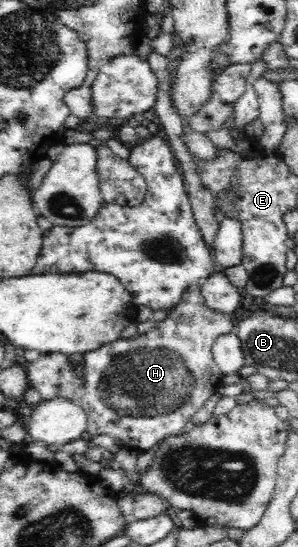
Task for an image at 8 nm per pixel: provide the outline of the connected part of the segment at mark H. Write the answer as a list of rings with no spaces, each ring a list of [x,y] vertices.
[[[193,284],[182,294],[182,301],[175,304],[170,311],[167,312],[165,319],[156,323],[155,327],[143,335],[136,334],[130,338],[113,340],[112,342],[103,344],[96,350],[85,352],[83,366],[83,375],[78,377],[73,373],[73,364],[70,362],[69,355],[65,355],[59,352],[53,353],[41,353],[40,357],[33,362],[25,363],[27,371],[27,379],[29,386],[39,392],[42,401],[54,400],[55,398],[63,398],[81,406],[87,412],[88,426],[87,431],[95,436],[96,434],[107,434],[108,436],[114,436],[119,438],[122,442],[122,446],[127,446],[135,449],[136,451],[144,452],[149,448],[152,448],[154,444],[159,443],[163,438],[167,436],[179,435],[184,430],[184,425],[202,406],[204,402],[216,392],[216,389],[220,387],[223,374],[218,368],[216,361],[213,358],[212,347],[214,341],[222,335],[230,334],[234,332],[234,322],[231,315],[226,313],[218,313],[212,311],[206,303],[204,303],[204,297],[202,297],[201,284]]]

